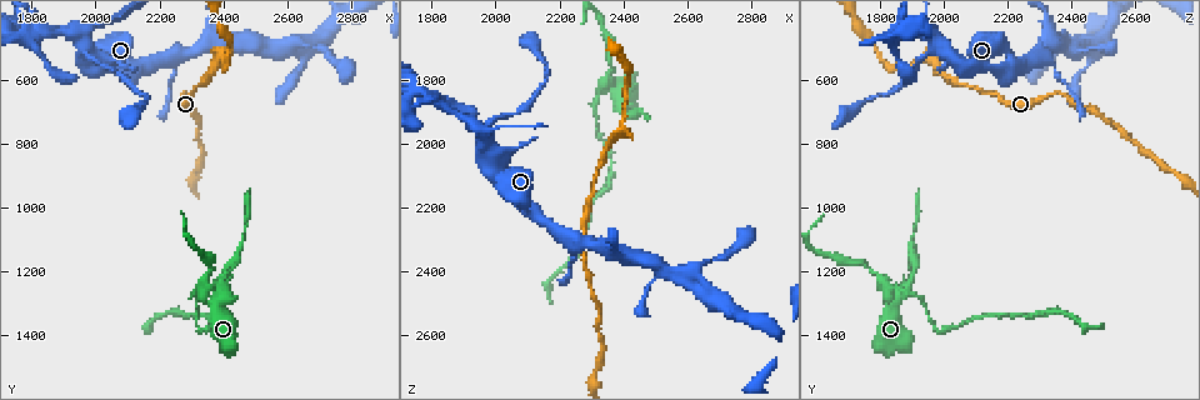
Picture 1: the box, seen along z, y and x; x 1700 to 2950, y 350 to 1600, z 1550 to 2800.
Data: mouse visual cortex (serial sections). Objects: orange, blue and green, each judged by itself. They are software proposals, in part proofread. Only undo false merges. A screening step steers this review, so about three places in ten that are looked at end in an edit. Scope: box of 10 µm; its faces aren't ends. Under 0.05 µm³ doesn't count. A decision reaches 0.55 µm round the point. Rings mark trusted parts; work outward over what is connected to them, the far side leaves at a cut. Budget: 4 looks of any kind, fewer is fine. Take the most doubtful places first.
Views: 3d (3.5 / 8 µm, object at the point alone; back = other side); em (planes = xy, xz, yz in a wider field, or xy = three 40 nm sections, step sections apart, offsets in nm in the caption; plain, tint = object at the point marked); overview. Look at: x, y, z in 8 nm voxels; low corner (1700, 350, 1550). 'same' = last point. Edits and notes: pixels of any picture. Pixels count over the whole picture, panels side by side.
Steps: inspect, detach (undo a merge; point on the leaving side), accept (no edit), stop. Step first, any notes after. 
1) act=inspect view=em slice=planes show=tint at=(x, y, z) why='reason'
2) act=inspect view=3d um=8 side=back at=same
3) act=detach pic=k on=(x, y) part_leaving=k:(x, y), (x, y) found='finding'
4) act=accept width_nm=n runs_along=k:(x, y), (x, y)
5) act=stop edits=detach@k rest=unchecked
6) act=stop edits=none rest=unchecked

act=inspect view=3d um=3.5 at=(2310, 1240, 1840) why='small branch off a trunk'

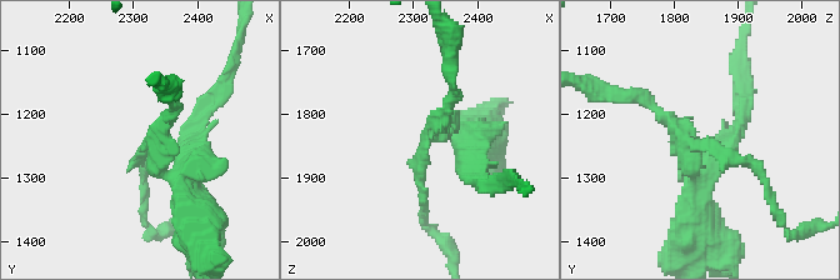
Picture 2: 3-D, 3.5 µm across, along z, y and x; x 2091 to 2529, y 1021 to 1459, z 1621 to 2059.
act=detach pic=2 on=(419, 159) part_leaving=2:(445, 135), (423, 144), (423, 209) found='two cells meet here'

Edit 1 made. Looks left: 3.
act=inspect view=overview

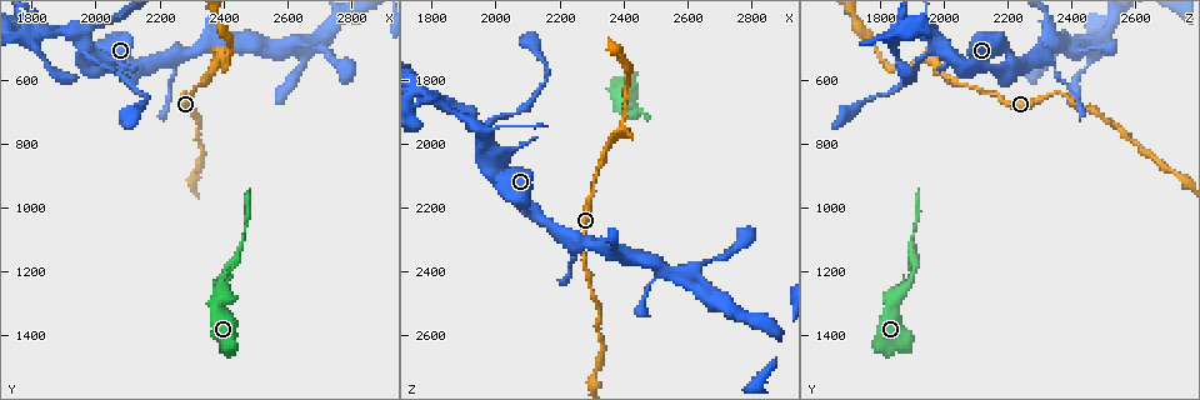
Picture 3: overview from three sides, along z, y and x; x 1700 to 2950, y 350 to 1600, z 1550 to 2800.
act=inspect view=3d um=3.5 at=(1810, 460, 1860) why='thick turns thin'

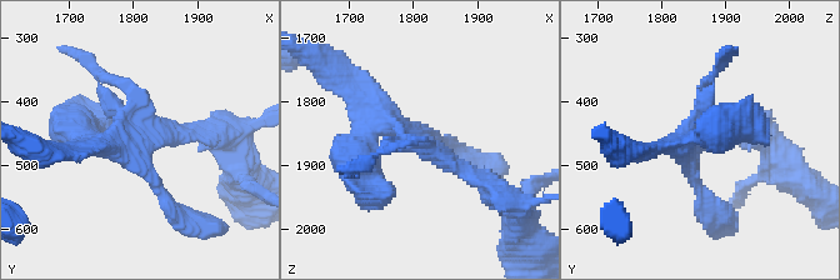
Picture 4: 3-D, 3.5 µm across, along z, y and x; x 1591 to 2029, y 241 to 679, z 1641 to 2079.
act=inspect view=em slice=xy step=2 show=tint at=(1815, 460, 1865) why='now the EM'

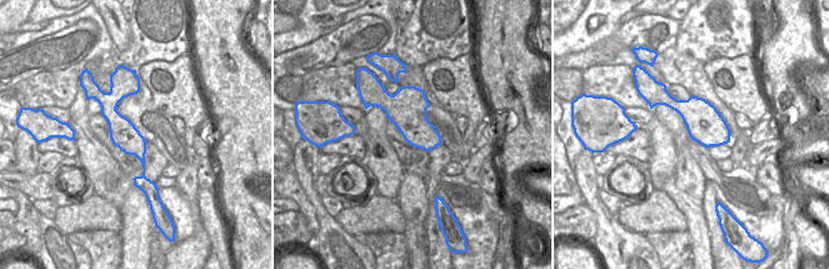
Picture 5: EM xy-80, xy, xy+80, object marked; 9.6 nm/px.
act=accept runs_along=5:(129, 83), (111, 115), (139, 149), (148, 188) found='one cell here'

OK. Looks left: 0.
act=stop edits=detach@2 rest=unchecked

